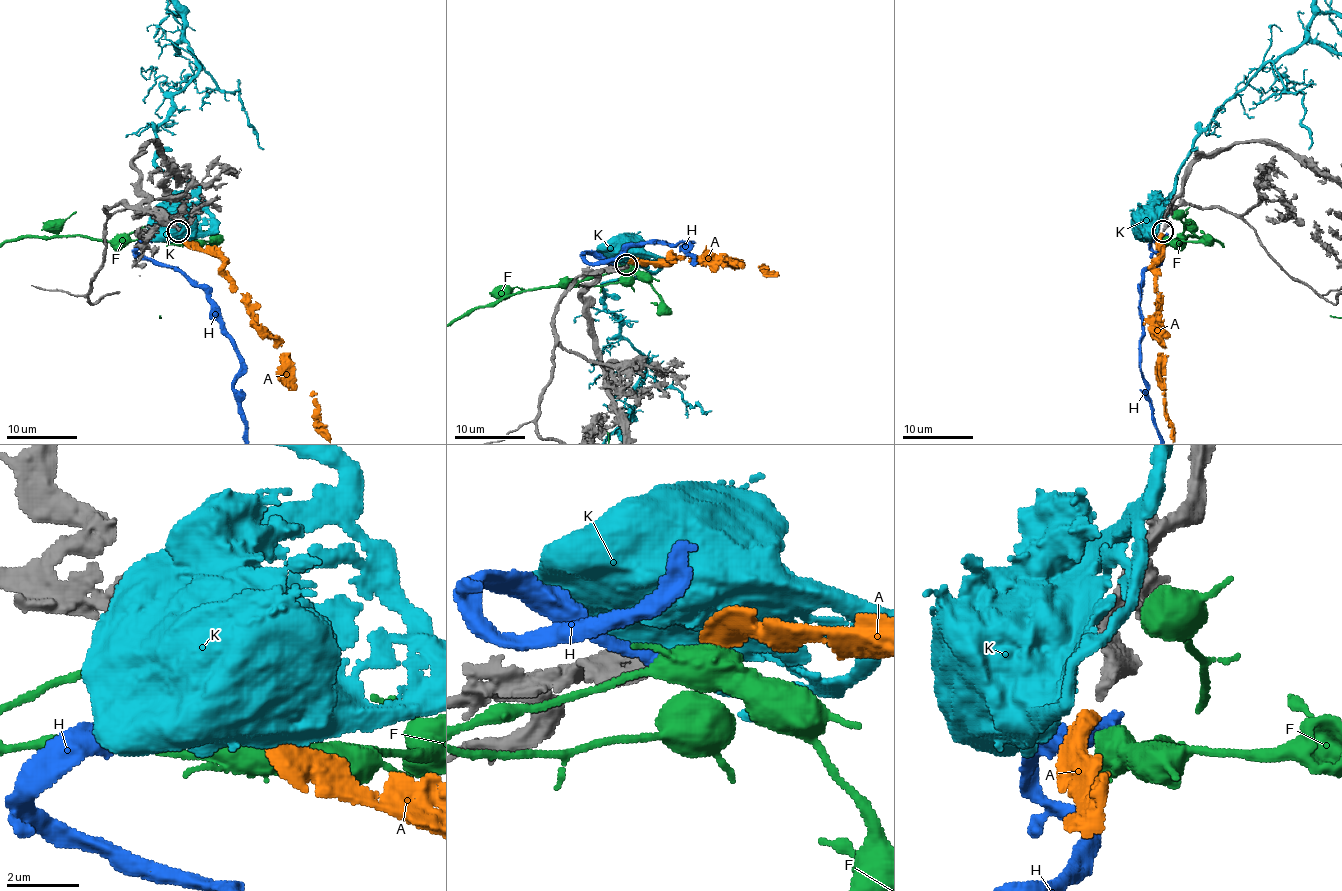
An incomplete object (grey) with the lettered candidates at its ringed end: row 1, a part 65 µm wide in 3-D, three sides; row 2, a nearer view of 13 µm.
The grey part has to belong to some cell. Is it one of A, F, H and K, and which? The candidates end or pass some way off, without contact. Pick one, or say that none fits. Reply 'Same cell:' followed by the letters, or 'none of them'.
Same cell: A

